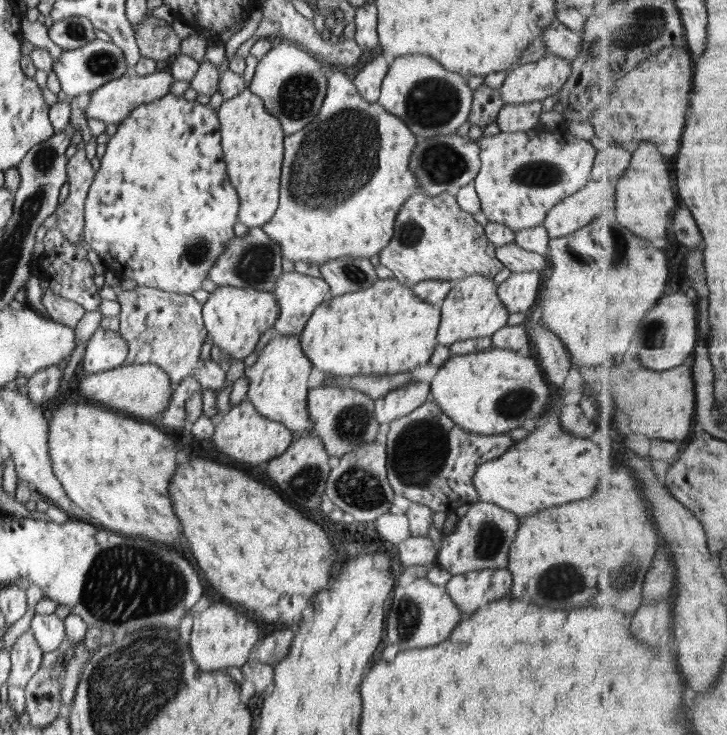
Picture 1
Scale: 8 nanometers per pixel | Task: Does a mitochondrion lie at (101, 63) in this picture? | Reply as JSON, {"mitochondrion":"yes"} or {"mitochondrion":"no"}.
{"mitochondrion":"yes"}

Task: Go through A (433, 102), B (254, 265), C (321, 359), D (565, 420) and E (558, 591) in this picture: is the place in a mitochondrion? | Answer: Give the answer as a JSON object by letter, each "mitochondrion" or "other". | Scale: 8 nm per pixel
{"A":"mitochondrion","B":"mitochondrion","C":"other","D":"other","E":"mitochondrion"}

